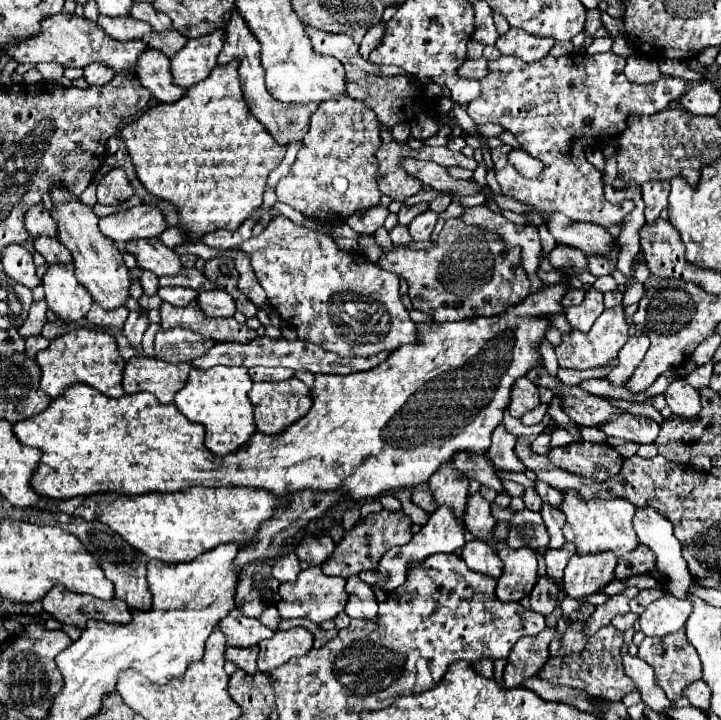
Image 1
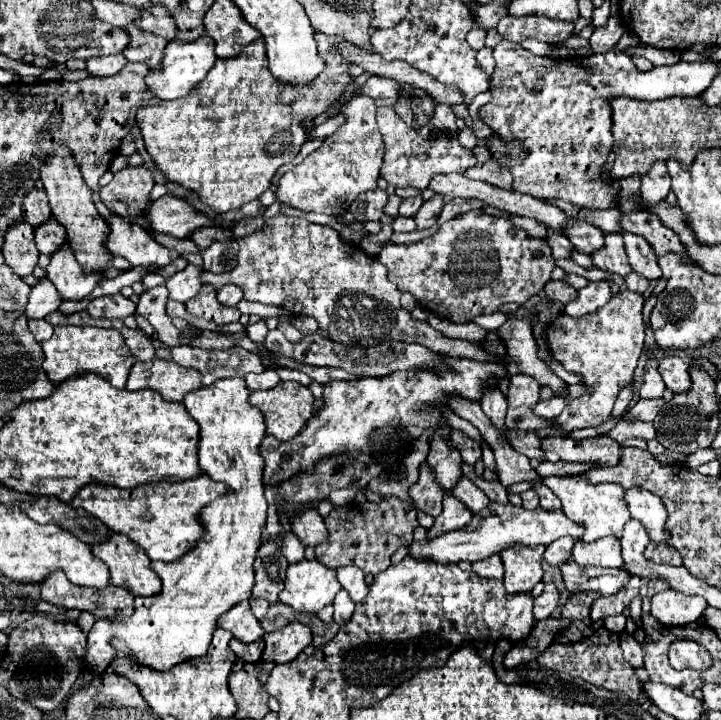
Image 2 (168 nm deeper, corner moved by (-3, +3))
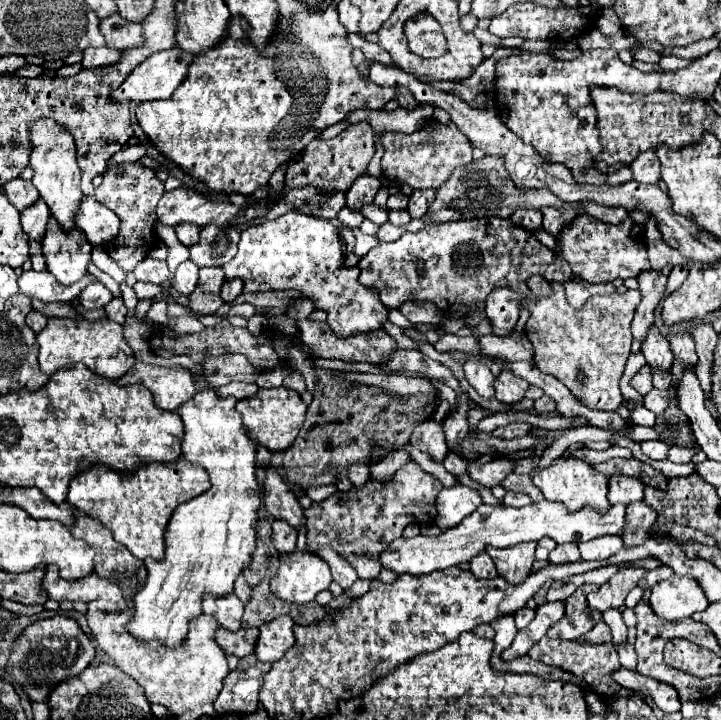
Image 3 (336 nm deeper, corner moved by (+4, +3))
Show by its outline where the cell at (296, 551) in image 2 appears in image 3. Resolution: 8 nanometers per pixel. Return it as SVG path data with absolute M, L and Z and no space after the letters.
M282 520L272 522L272 542L278 548L278 552L294 552L296 550L296 530L288 526Z

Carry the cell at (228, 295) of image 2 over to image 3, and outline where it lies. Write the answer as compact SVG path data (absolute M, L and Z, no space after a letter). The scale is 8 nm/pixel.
M240 278L226 280L226 282L224 282L224 286L222 286L222 292L220 292L220 296L222 296L222 300L224 300L224 302L232 302L232 300L236 300L240 294L242 294Z

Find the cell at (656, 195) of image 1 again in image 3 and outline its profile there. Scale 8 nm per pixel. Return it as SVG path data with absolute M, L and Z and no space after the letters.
M654 150L640 154L630 168L634 172L634 180L640 184L658 184L660 180L660 160Z

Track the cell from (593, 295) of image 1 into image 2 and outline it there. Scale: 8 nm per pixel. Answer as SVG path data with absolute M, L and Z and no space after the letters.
M589 282L585 288L577 290L577 298L565 306L569 316L585 316L599 310L611 298L611 288L607 282Z

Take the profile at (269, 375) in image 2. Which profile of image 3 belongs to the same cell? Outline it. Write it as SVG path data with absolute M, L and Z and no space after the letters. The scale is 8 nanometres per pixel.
M232 382L232 384L226 384L226 386L220 386L216 388L216 392L220 396L234 396L236 400L242 400L242 398L248 398L248 396L254 396L258 392L258 386L256 384L246 384L246 382Z

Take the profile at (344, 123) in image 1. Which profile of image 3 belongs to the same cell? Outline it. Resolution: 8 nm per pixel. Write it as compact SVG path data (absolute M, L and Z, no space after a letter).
M362 120L358 124L350 124L346 130L342 130L332 140L312 140L306 146L302 158L288 164L286 176L284 176L284 186L286 188L314 186L322 194L328 194L328 196L336 194L336 192L346 192L356 178L366 174L366 168L376 152L374 134L376 132L370 126L370 122Z

